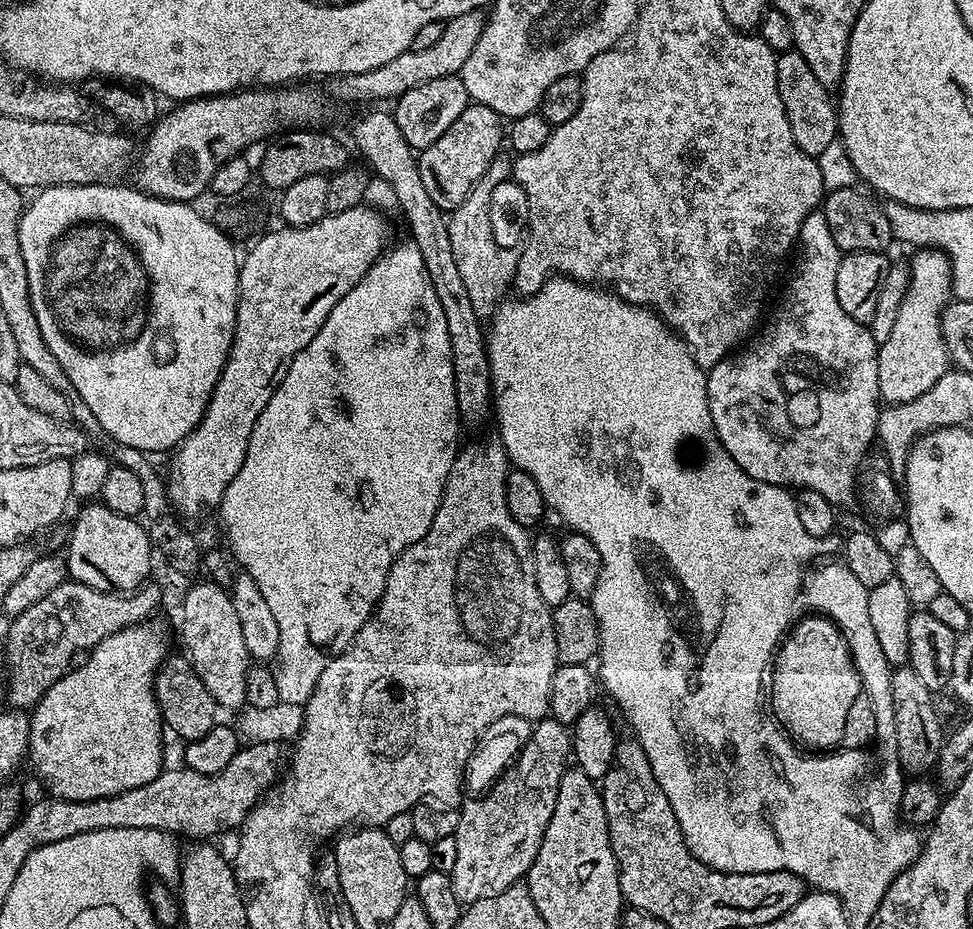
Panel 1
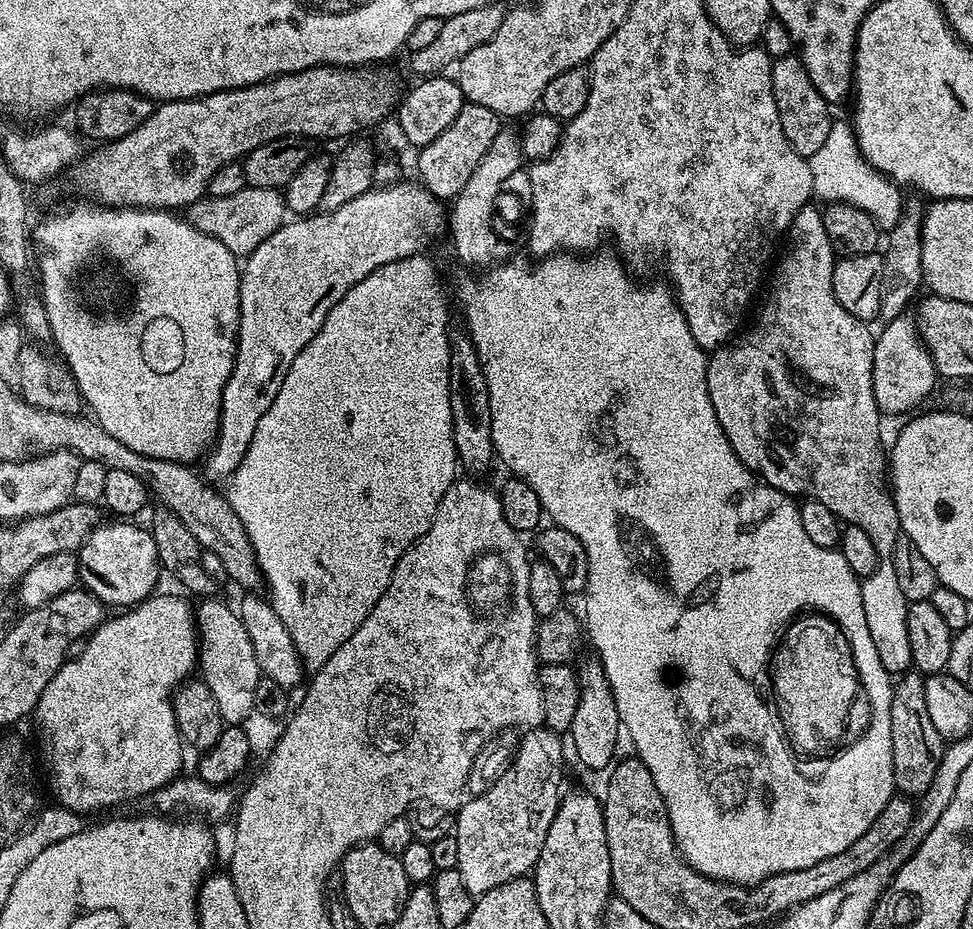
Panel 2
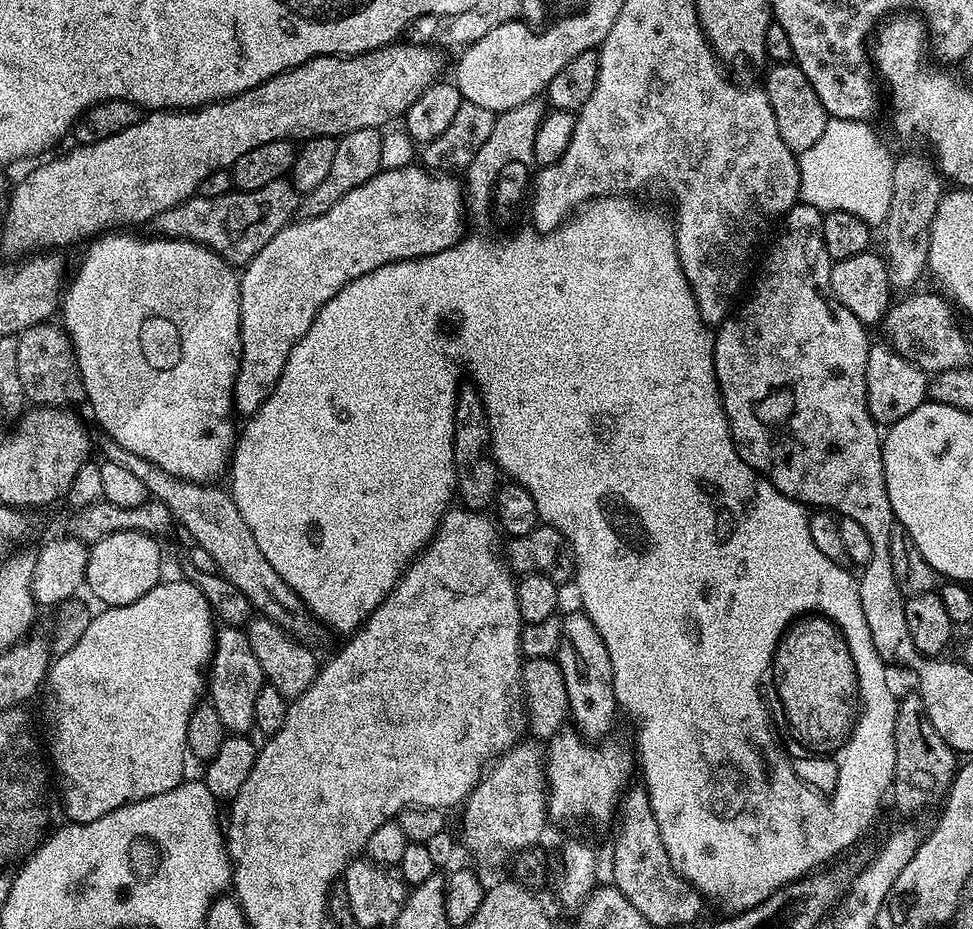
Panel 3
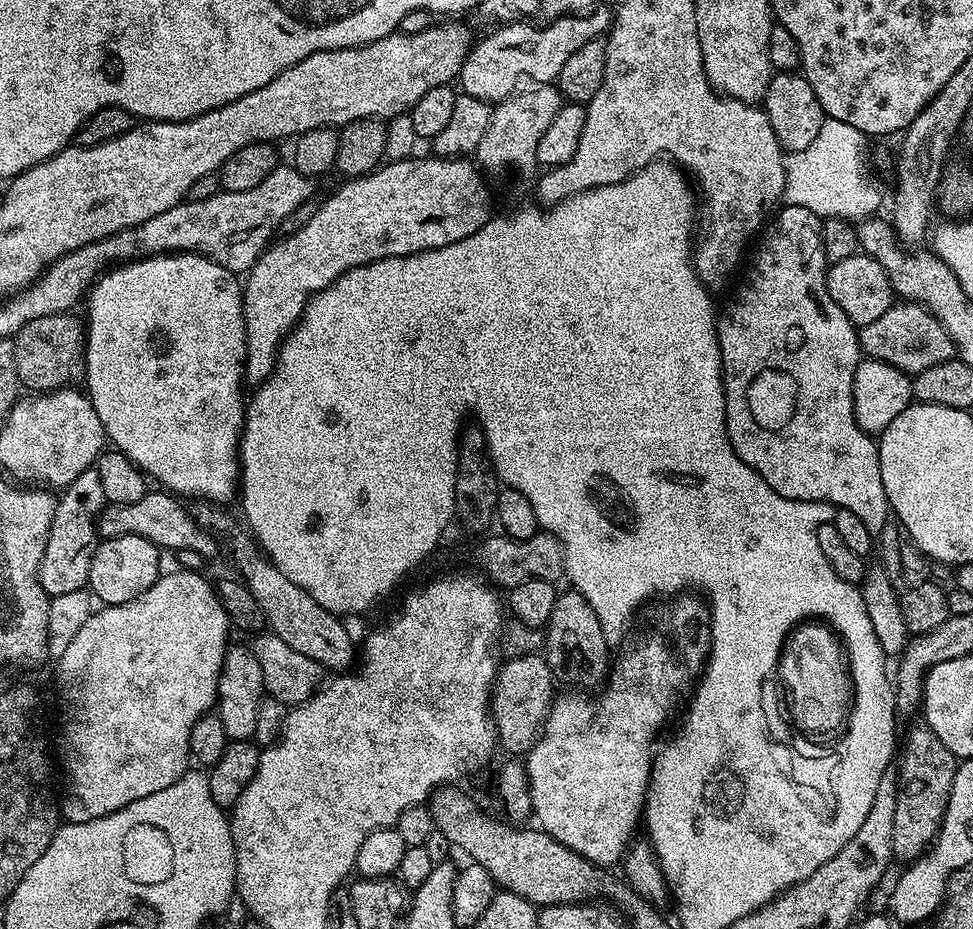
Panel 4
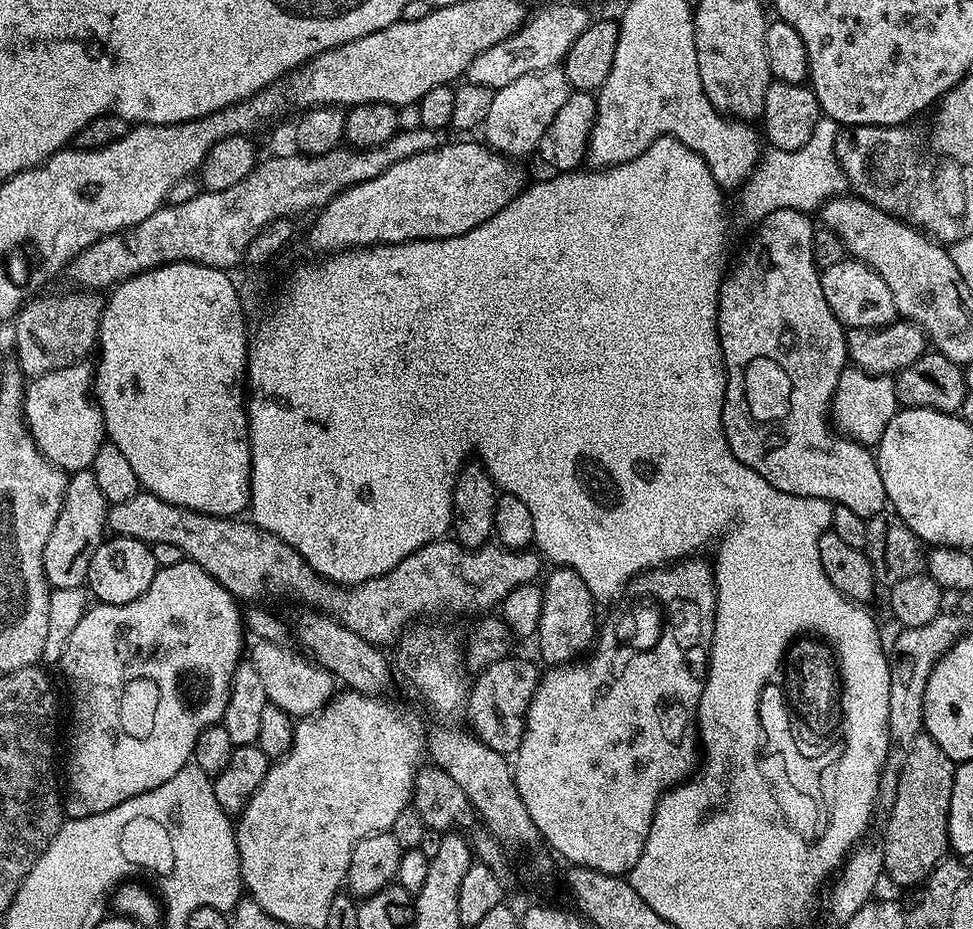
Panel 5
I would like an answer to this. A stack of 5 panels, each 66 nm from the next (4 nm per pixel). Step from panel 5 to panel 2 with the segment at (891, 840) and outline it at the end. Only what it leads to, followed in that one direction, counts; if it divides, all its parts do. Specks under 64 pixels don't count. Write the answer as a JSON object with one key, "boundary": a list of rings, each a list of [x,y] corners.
{"boundary":[[[915,670],[905,671],[901,676],[904,677],[893,683],[889,706],[890,734],[887,741],[892,744],[892,782],[897,793],[909,798],[919,798],[930,786],[930,782],[934,782],[934,770],[938,770],[946,741],[942,734],[938,734],[926,707],[925,677]]]}

